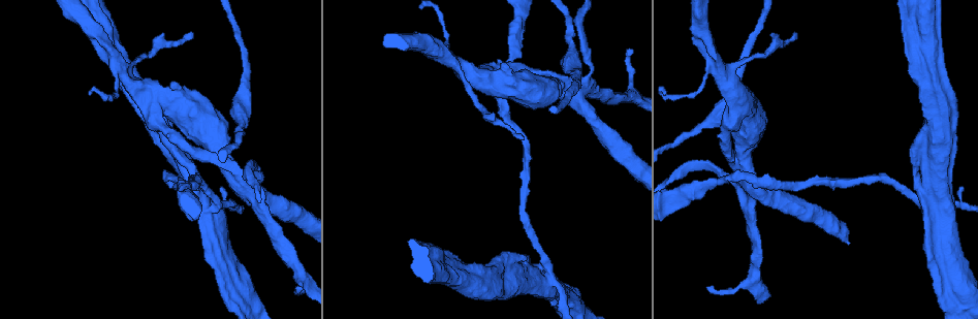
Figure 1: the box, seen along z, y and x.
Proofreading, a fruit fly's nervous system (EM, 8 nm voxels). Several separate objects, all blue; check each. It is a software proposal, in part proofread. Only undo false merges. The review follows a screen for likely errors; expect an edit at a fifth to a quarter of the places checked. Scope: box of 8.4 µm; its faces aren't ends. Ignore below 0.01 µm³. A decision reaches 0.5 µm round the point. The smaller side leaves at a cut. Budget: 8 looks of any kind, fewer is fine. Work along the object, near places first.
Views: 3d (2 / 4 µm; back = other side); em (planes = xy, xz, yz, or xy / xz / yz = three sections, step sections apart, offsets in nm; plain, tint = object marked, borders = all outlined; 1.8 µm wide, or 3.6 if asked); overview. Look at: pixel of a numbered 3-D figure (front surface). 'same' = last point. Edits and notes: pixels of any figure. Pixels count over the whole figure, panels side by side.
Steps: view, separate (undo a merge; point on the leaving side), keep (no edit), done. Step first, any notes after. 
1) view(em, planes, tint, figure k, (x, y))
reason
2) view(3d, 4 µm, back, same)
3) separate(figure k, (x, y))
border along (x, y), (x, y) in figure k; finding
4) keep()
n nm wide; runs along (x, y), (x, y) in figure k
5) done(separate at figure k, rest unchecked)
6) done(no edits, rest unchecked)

view(em, 3.6 µm, planes, tint, figure 1, (737, 110))
three arms meet

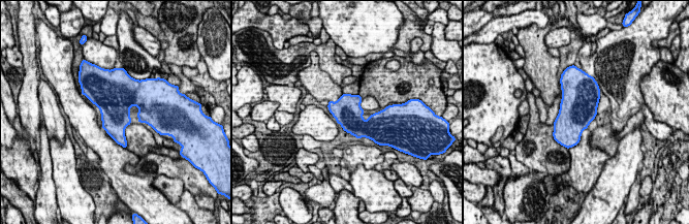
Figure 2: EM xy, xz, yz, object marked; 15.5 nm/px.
keep()
all the same neuron

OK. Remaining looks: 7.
view(em, planes, tint, figure 1, (213, 251))
calibre changes

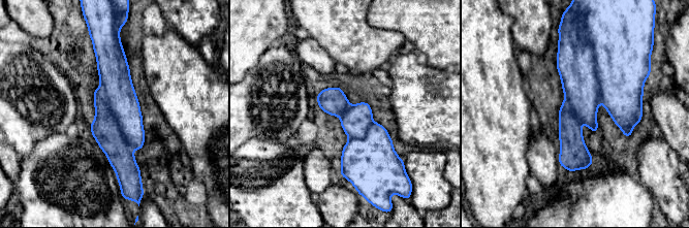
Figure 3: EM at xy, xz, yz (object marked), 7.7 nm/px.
separate(figure 3, (105, 130))
the part that leaves runs along (99, 90), (104, 129), (135, 170) in figure 3; two neurons meet here

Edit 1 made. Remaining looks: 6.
view(overview)

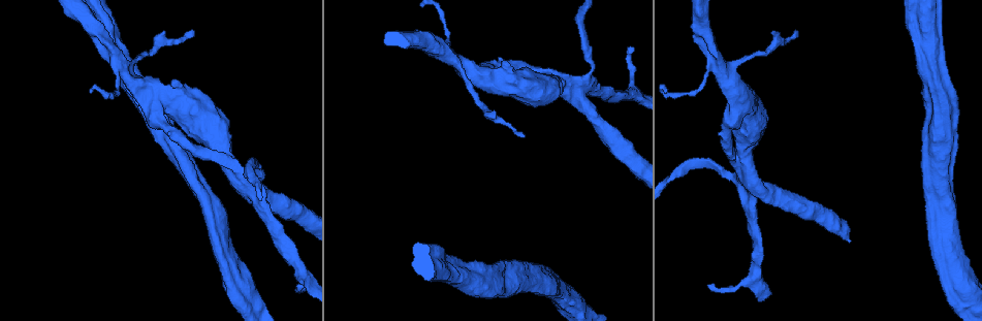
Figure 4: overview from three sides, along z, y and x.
view(3d, 2 µm, figure 4, (228, 164))
thin arm on a thick one

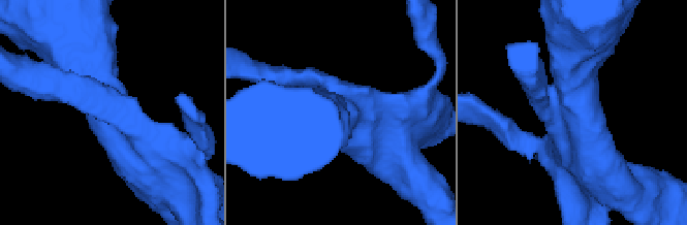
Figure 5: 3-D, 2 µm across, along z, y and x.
view(em, planes, tint, figure 5, (577, 110))
4 arms; need the tissue

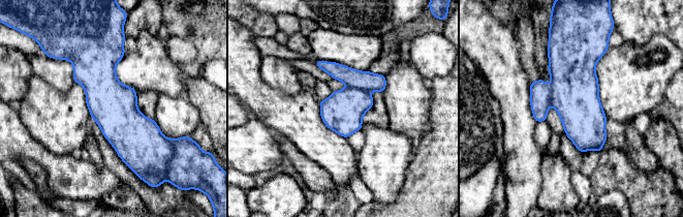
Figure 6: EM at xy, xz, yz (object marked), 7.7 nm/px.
keep()
320 nm wide; all the same neuron

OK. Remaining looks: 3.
done(separate at figure 3, rest unchecked)

